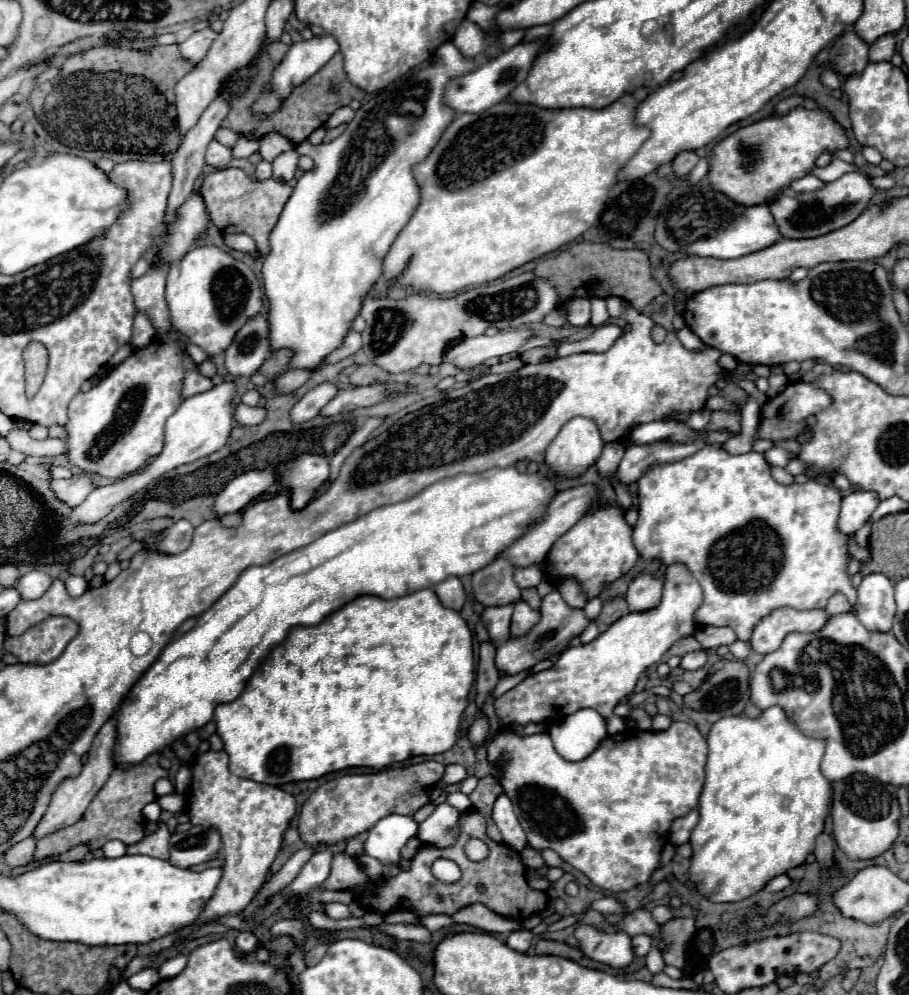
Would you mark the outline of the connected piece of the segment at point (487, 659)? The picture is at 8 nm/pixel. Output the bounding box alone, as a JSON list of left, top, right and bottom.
[477,641,499,707]

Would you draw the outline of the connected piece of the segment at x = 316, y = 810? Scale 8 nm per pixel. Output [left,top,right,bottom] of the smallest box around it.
[299,761,443,847]

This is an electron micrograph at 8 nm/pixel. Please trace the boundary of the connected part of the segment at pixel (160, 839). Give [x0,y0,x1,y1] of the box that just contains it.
[127,823,171,859]

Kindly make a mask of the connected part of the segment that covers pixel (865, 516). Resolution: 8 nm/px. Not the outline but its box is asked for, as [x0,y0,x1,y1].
[837,491,879,561]

